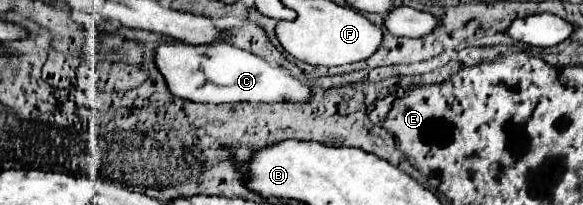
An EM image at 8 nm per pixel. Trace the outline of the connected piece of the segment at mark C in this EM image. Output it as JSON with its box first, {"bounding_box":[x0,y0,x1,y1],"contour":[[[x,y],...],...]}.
{"bounding_box":[154,44,310,104],"contour":[[[162,44],[154,52],[154,62],[166,80],[170,94],[198,104],[236,104],[236,102],[302,102],[310,98],[310,88],[292,78],[288,70],[270,66],[252,52],[232,44],[186,46]]]}

